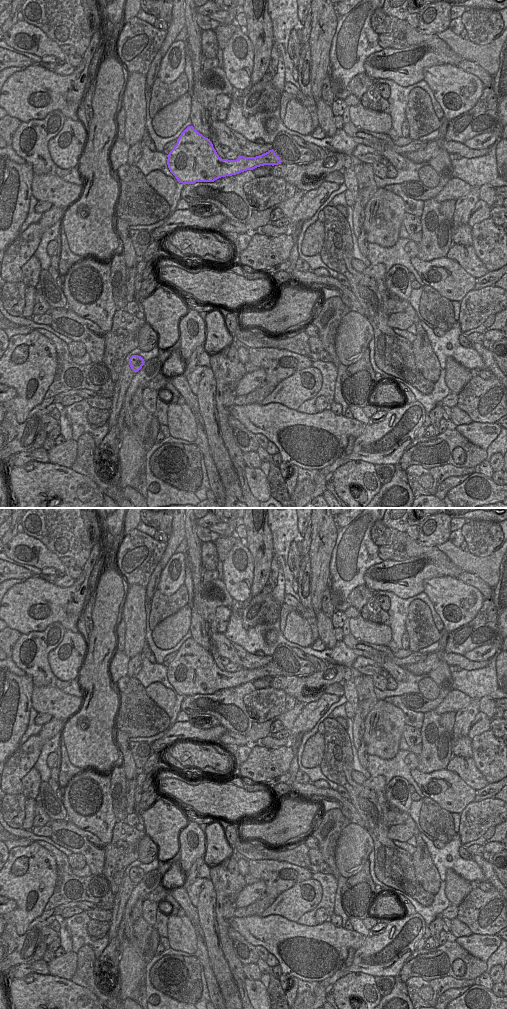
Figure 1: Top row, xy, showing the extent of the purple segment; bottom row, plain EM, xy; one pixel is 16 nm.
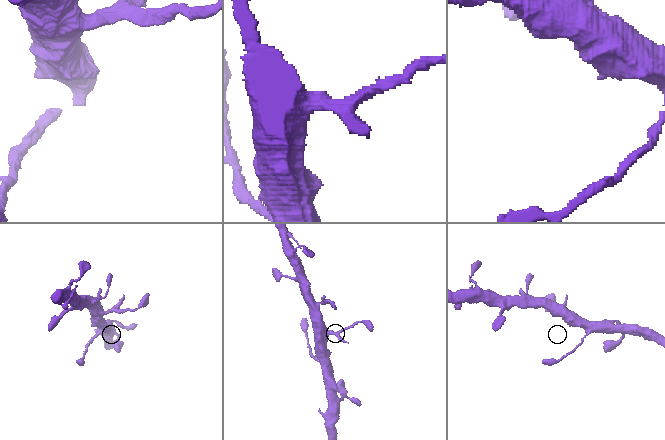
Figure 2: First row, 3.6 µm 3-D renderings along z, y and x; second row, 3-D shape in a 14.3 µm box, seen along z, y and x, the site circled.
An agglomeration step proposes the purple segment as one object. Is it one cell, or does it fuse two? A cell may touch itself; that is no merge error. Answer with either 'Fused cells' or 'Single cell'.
Fused cells

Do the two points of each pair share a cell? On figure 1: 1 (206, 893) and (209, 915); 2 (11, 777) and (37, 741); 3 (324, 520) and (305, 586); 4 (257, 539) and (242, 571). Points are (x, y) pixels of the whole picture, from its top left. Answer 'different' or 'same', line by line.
1: same
2: same
3: different
4: different

